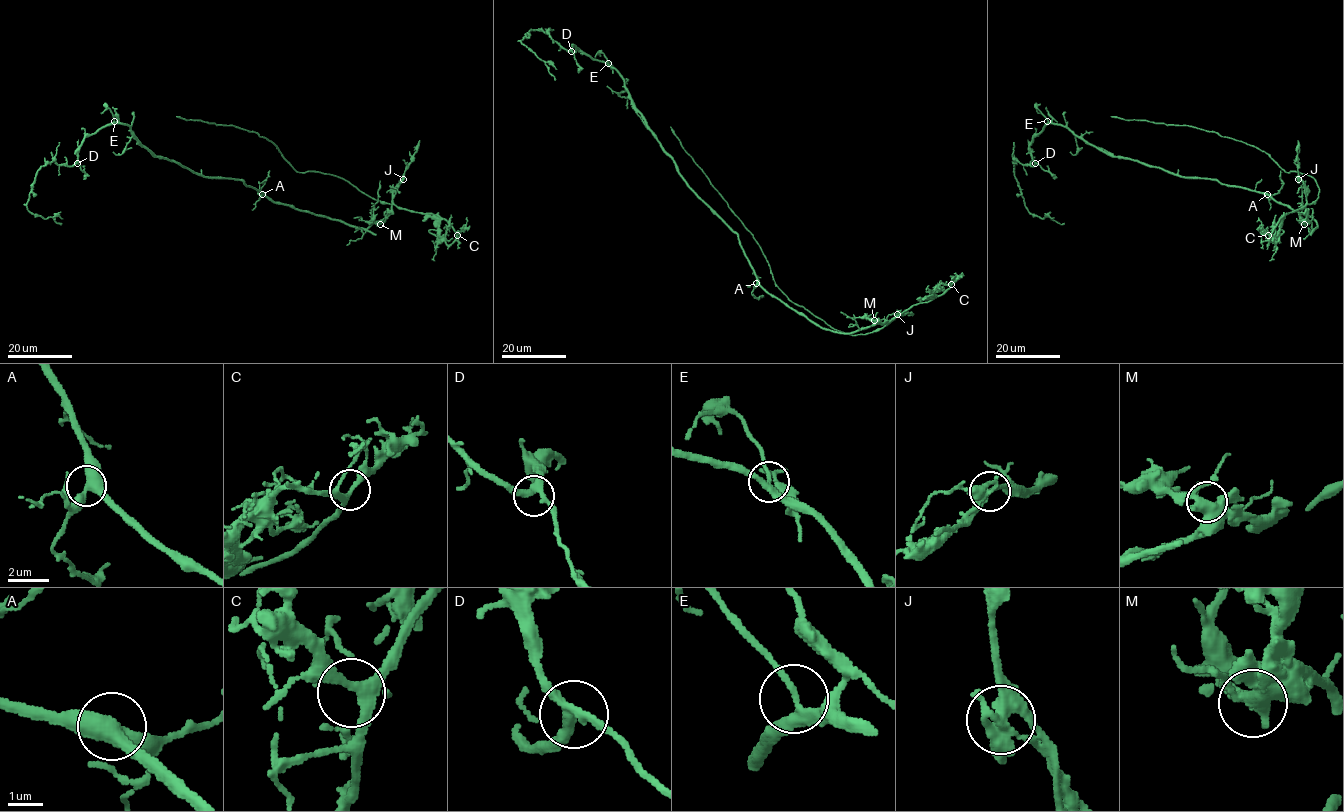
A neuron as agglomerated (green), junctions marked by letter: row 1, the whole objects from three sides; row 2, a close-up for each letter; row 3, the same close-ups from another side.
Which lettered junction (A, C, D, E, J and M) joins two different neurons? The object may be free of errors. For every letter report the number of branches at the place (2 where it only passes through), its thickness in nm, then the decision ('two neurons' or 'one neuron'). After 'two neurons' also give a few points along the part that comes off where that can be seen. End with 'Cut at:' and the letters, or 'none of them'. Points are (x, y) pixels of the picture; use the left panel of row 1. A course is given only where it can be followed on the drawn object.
A: 3 | 400 nm | one neuron
C: 3 | 240 nm | one neuron
D: 3 | 280 nm | one neuron
E: 3 | 240 nm | one neuron
J: 3 | 400 nm | two neurons | (403, 179), (392, 203), (383, 203), (337, 176), (297, 172), (271, 141), (256, 132), (176, 116)
M: 3 | 400 nm | one neuron
Cut at: J

